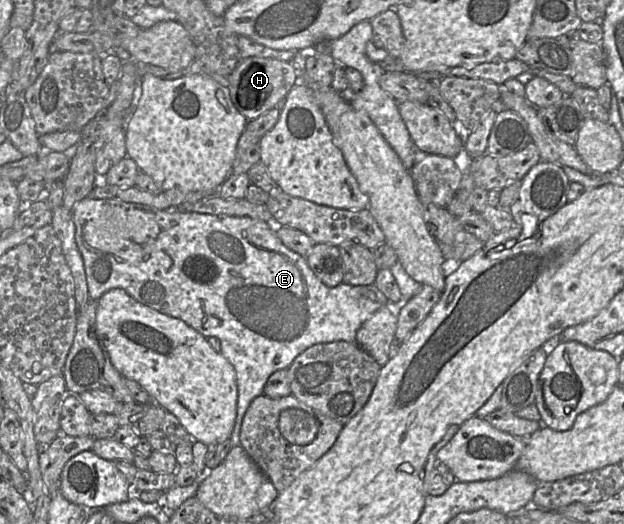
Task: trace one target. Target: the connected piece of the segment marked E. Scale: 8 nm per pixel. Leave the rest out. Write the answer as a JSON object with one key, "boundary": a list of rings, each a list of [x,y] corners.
{"boundary":[[[90,196],[77,202],[71,212],[75,224],[75,240],[83,258],[88,294],[91,300],[97,301],[110,289],[121,288],[141,304],[184,321],[204,337],[213,336],[220,340],[220,353],[232,366],[237,386],[237,414],[230,437],[231,448],[240,445],[240,431],[244,415],[253,399],[263,394],[264,386],[272,373],[280,369],[287,369],[299,354],[315,344],[334,341],[356,342],[355,333],[351,338],[350,324],[359,315],[366,316],[364,323],[378,309],[389,303],[389,300],[377,288],[375,283],[371,285],[350,285],[342,282],[335,287],[328,287],[323,284],[309,267],[306,258],[290,250],[281,242],[275,233],[273,223],[249,217],[159,210],[146,205],[127,203],[119,199],[97,199]]]}

